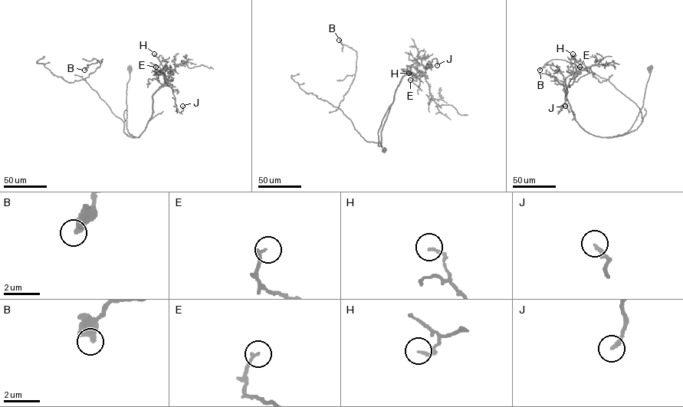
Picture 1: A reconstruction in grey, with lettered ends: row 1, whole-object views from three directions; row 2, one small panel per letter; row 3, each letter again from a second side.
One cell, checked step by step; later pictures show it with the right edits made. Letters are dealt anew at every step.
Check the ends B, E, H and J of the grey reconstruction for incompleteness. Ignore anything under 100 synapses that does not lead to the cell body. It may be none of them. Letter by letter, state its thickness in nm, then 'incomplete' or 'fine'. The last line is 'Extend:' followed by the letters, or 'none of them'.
B: 480 nm | fine
E: 160 nm | fine
H: 140 nm | fine
J: 220 nm | fine
Extend: none of them

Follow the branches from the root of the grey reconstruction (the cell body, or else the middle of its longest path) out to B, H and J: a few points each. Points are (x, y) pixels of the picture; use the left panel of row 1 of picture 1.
B: (130, 68), (126, 128), (135, 137), (123, 131), (123, 120), (84, 80), (103, 59), (84, 70)
H: (130, 68), (126, 92), (126, 128), (130, 135), (139, 137), (152, 113), (152, 95), (170, 74), (154, 54)
J: (130, 68), (130, 135), (144, 130), (152, 96), (162, 86), (172, 89), (178, 112), (182, 106)

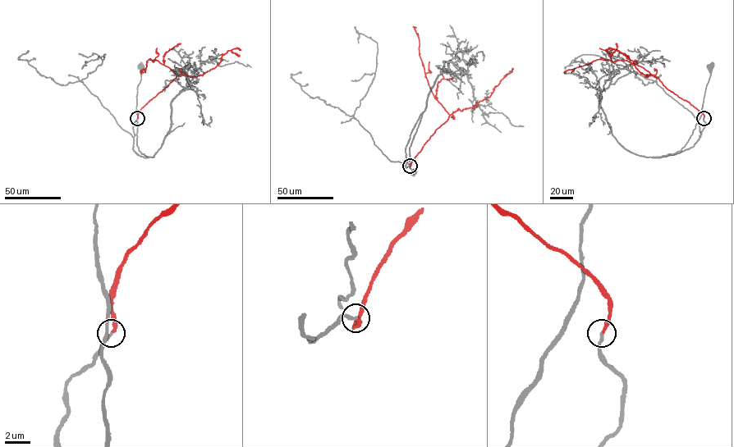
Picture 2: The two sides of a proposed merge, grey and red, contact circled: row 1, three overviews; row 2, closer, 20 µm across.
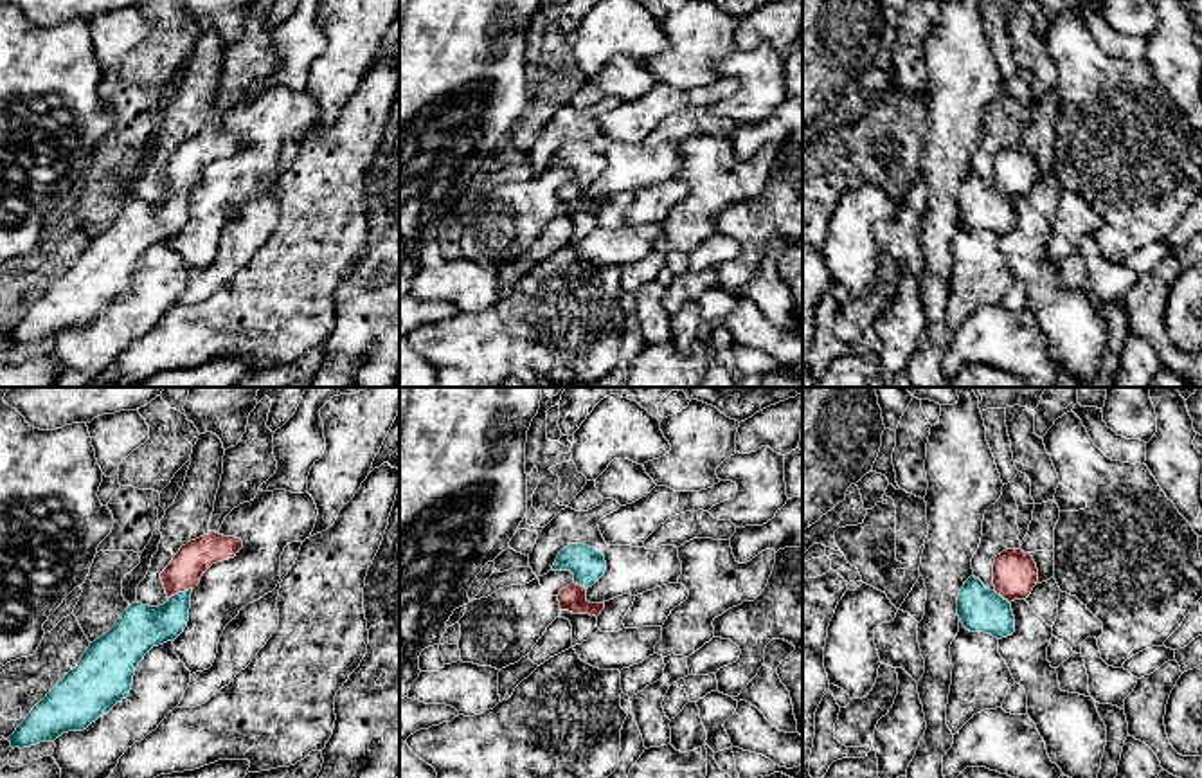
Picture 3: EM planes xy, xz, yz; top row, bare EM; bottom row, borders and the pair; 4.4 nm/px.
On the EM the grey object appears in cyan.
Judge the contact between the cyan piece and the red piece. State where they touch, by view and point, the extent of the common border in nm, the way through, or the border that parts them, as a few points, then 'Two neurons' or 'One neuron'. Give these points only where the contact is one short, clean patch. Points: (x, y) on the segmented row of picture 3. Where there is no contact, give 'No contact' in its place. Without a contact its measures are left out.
Touches cyan at xy (179, 593). Shared border 120 nm. Path across: xy (141, 627), (153, 625), (179, 593), (179, 578), (188, 566). One neuron

